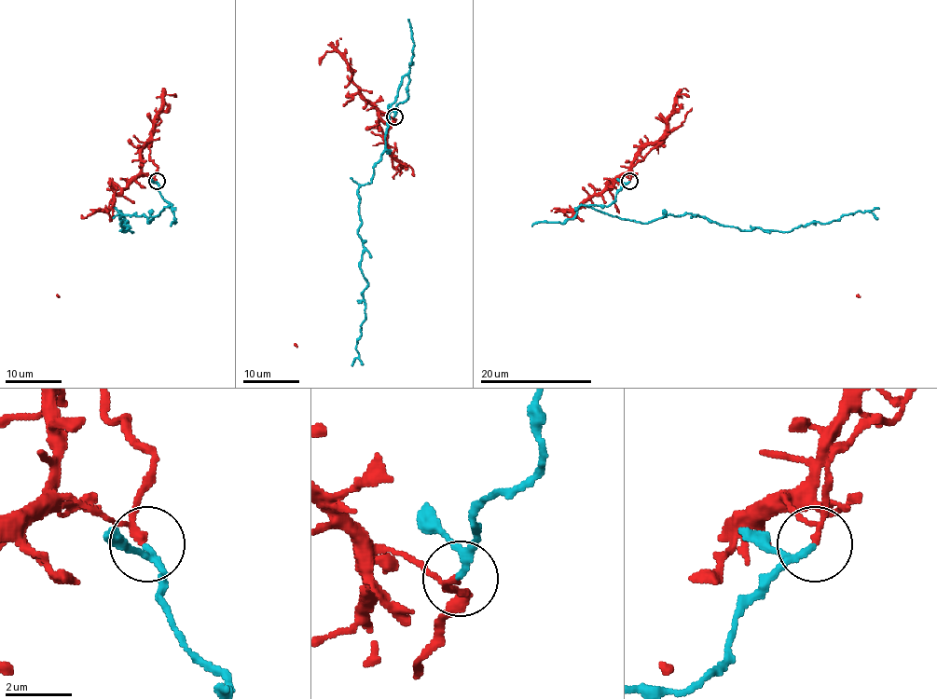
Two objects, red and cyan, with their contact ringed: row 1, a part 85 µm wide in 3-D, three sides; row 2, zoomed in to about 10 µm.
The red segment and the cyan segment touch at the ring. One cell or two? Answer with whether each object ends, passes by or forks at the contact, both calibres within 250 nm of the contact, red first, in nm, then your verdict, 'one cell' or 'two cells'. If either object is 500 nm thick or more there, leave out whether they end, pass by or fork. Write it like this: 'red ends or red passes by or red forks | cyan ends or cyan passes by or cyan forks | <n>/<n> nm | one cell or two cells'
red passes by | cyan passes by | 140/150 nm | two cells

